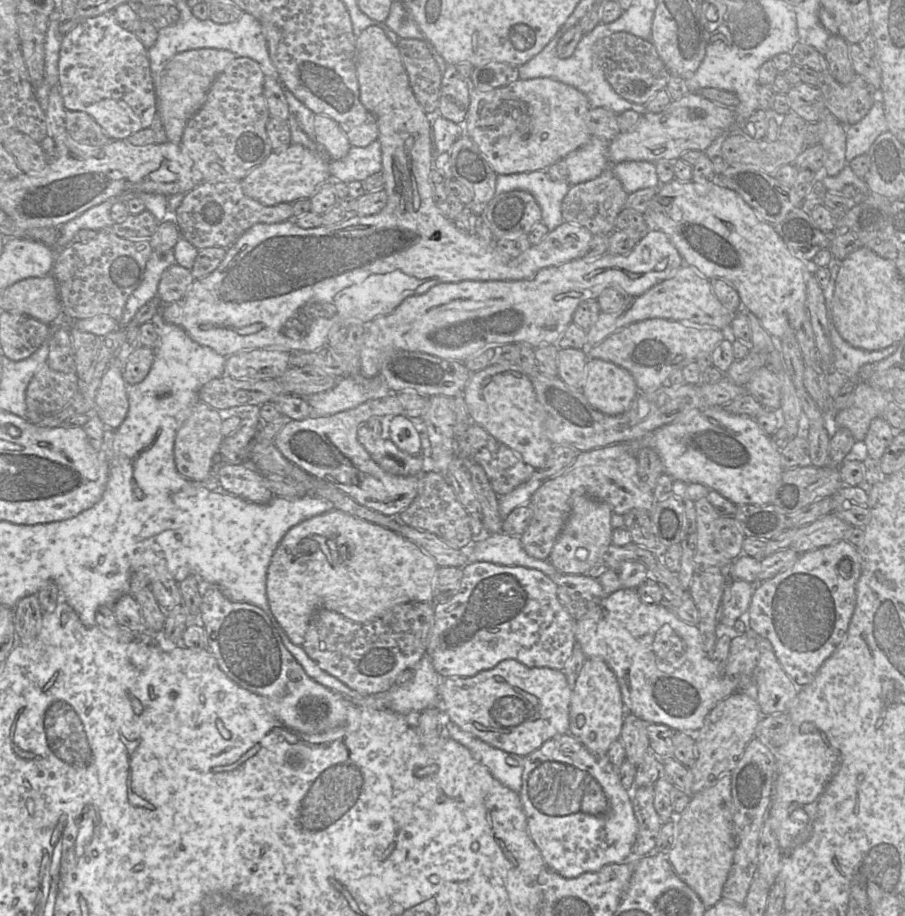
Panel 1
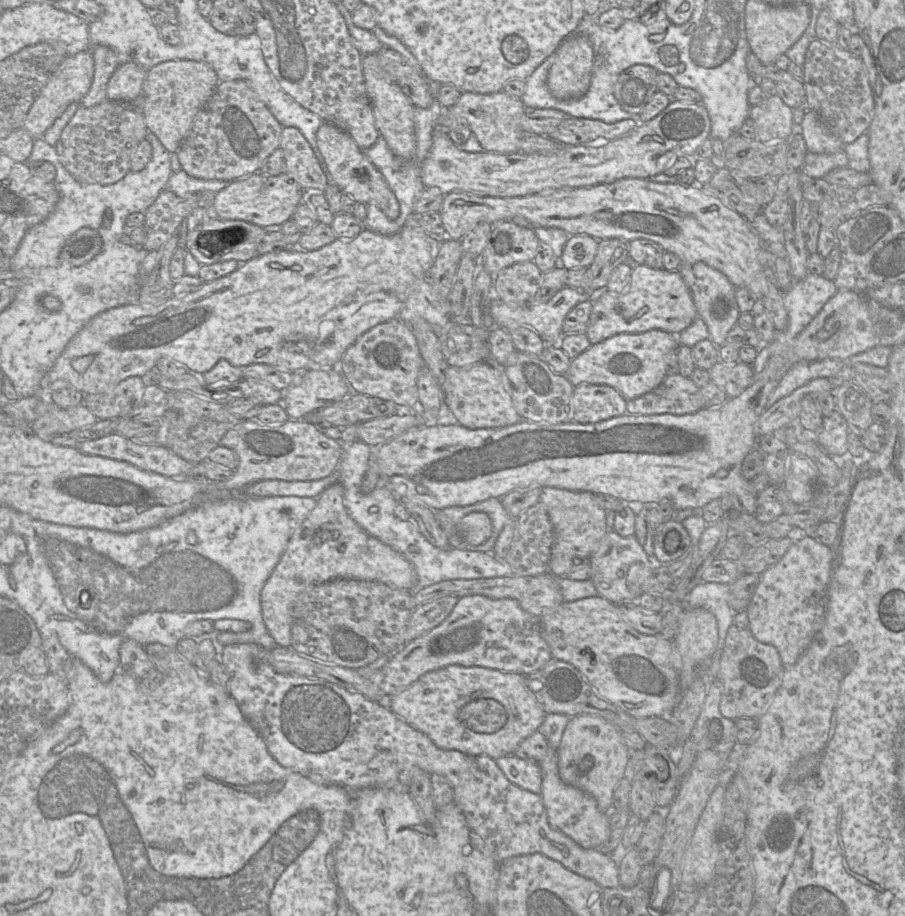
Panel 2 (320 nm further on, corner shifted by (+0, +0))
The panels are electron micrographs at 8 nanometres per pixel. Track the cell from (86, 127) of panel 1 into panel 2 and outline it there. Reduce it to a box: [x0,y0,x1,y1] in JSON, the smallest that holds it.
[55,99,147,185]

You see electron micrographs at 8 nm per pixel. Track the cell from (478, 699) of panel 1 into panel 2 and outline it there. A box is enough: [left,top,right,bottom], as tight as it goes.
[386,664,546,759]

